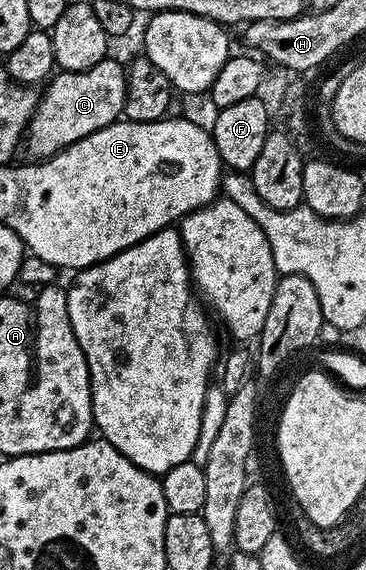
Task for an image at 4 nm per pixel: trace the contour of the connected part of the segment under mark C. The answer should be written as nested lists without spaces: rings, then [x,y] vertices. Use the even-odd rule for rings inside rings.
[[[112,60],[99,61],[94,63],[94,67],[77,73],[57,72],[47,82],[44,93],[39,94],[36,110],[28,120],[26,136],[22,141],[23,148],[28,148],[32,156],[29,158],[50,158],[86,135],[121,120],[128,79],[125,66]]]

